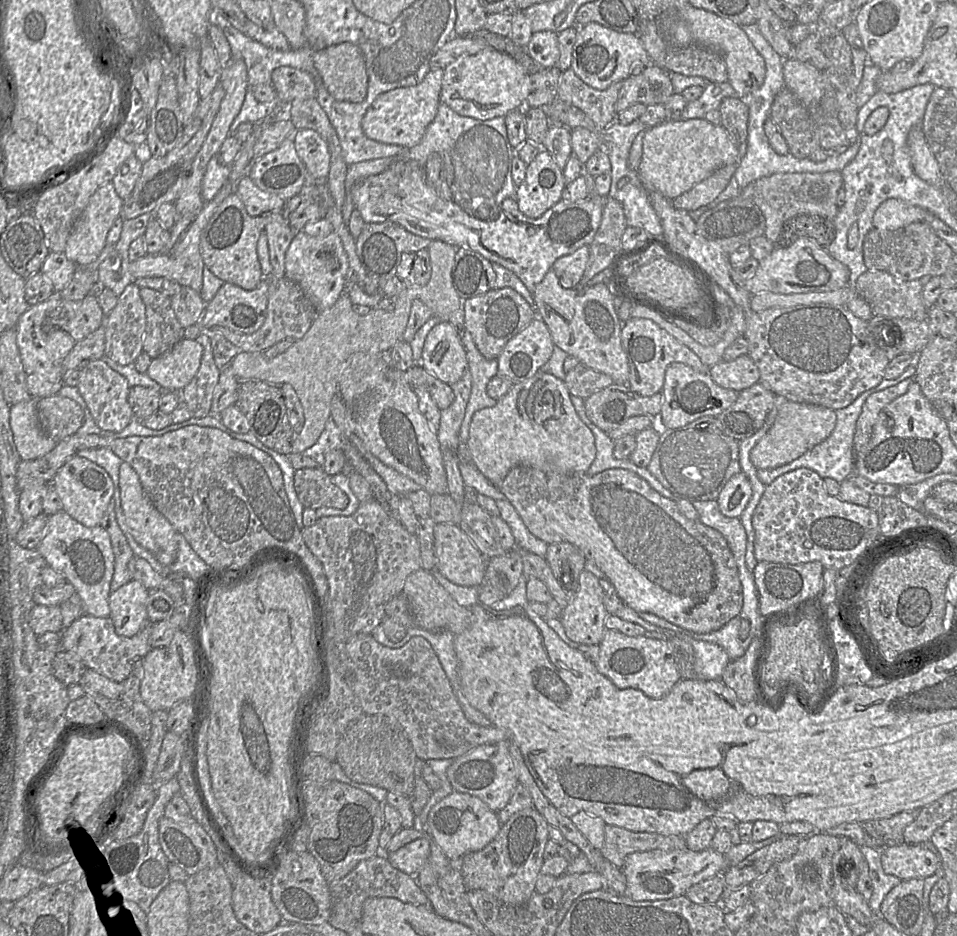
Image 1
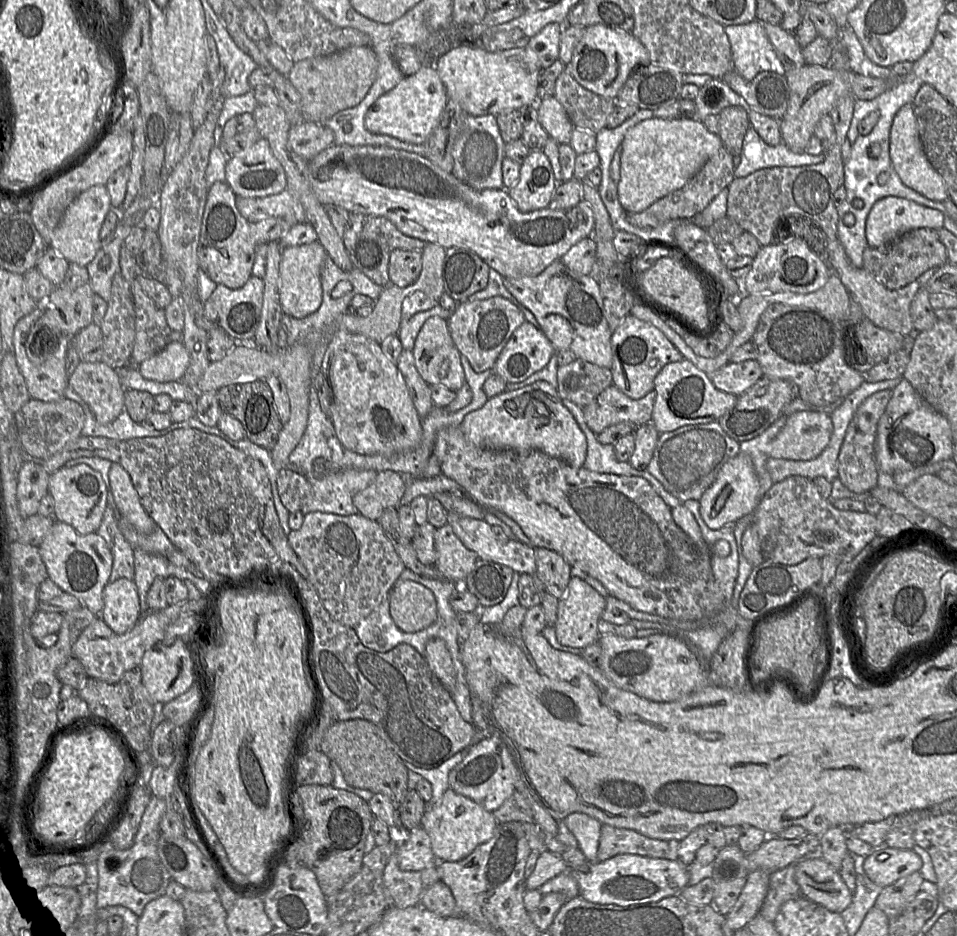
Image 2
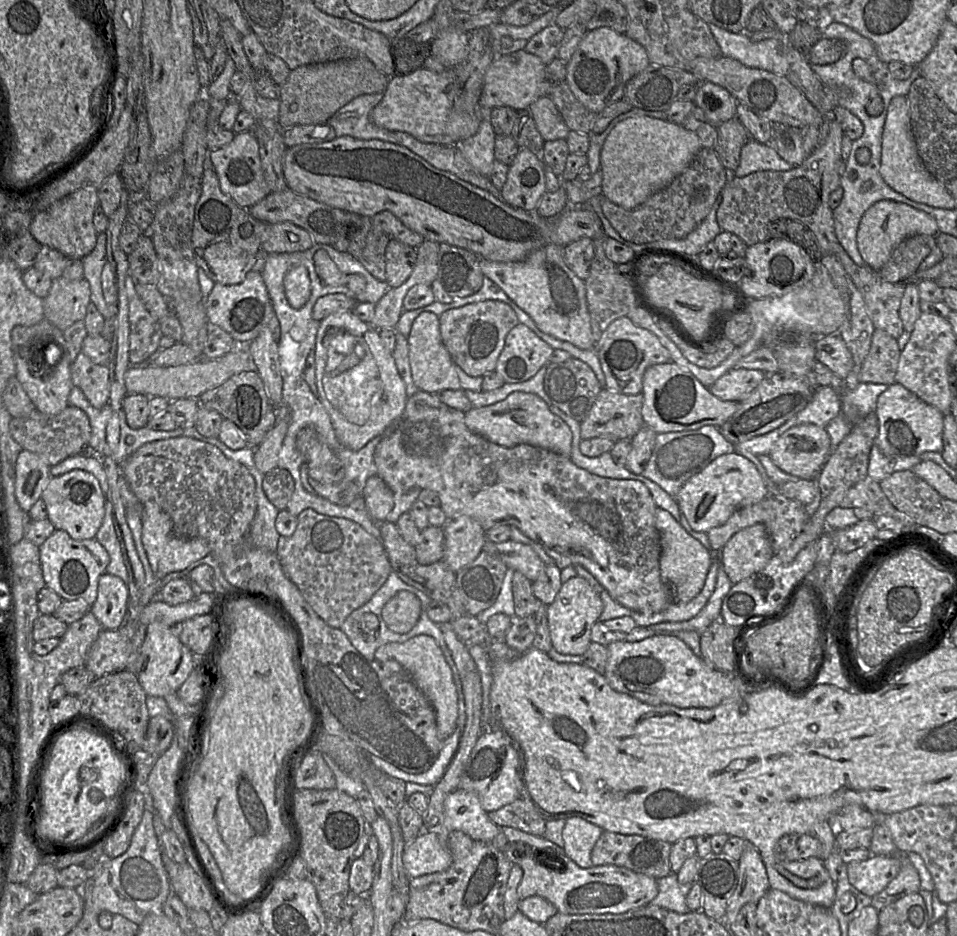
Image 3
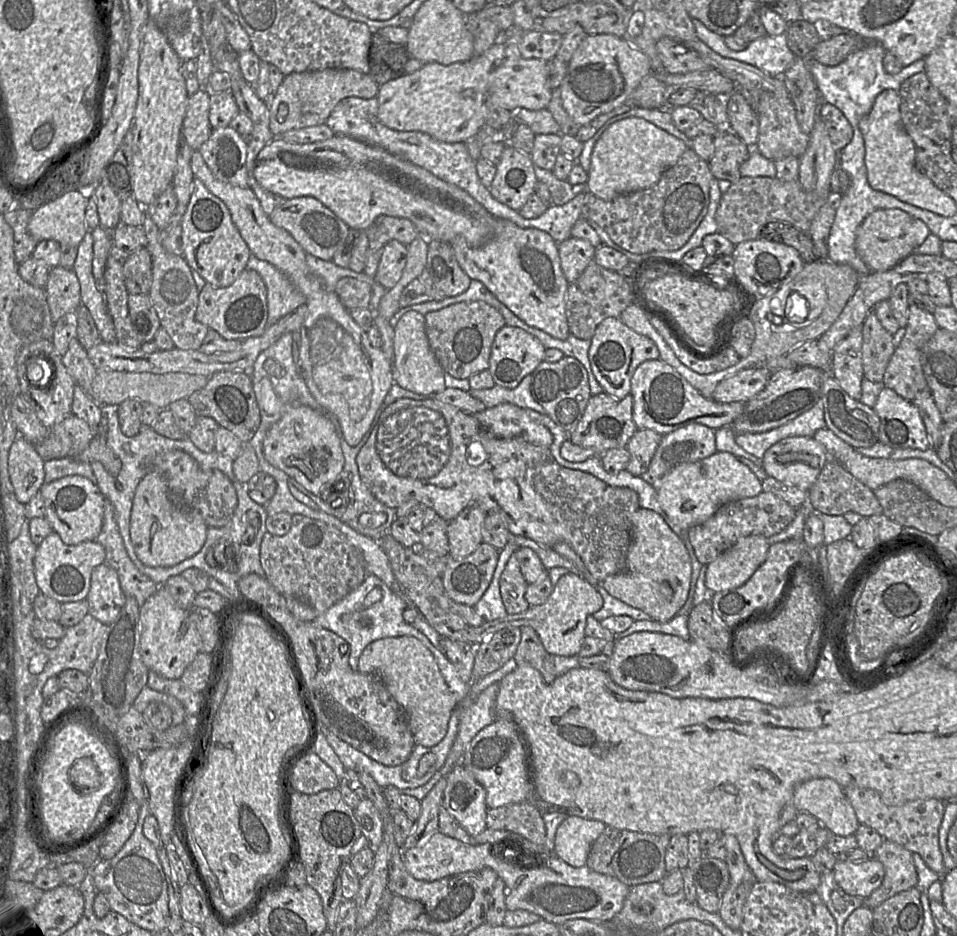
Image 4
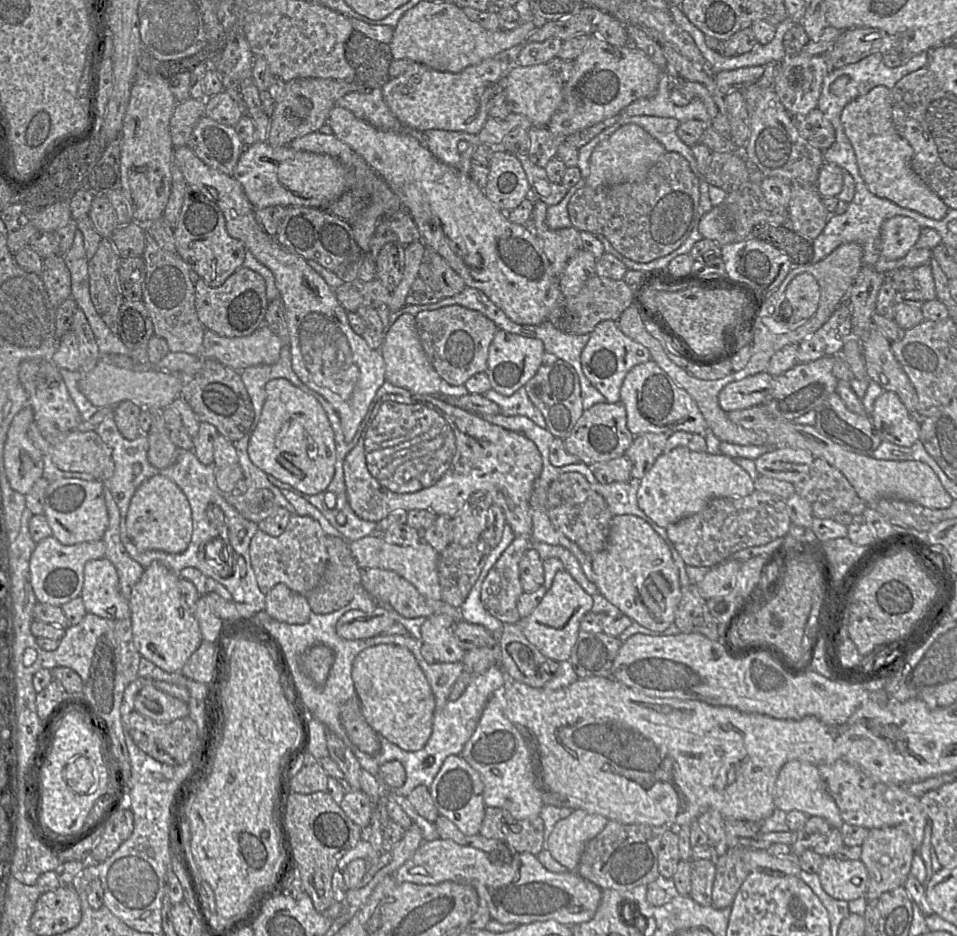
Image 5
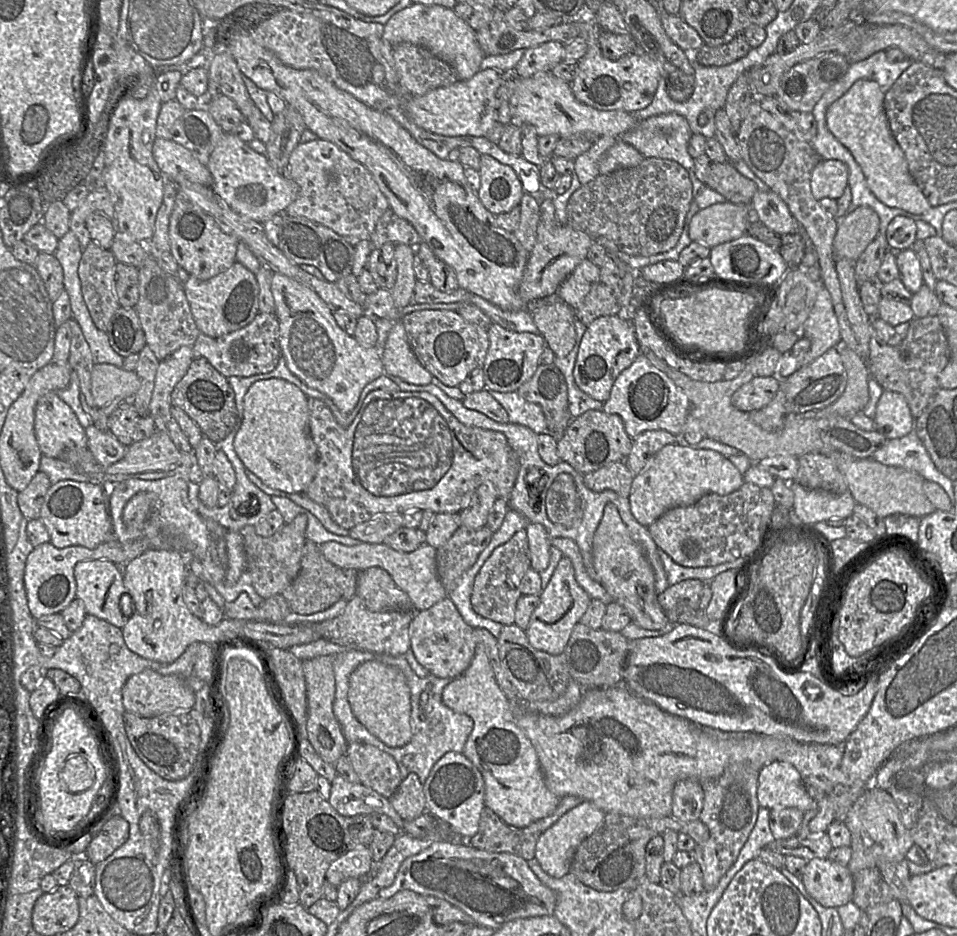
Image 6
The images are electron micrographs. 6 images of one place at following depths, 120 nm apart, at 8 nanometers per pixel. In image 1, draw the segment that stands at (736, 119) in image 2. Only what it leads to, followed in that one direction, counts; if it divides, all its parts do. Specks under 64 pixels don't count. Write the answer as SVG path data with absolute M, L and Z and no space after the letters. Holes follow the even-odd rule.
M726 97L719 107L721 124L739 147L747 141L749 107L738 97Z

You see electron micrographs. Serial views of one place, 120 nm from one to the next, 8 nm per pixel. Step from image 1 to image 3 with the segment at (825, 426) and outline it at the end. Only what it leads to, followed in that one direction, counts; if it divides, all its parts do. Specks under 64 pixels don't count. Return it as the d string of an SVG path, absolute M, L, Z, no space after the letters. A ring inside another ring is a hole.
M800 424L785 431L774 443L769 457L788 474L816 479L831 454L831 439L825 427Z

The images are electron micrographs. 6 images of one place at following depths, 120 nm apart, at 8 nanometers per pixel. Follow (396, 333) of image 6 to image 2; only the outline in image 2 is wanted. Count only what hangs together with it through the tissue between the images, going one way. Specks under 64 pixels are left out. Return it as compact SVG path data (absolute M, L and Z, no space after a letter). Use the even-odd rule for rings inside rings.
M438 316L428 318L419 331L413 348L416 368L430 385L441 384L457 392L466 382L461 364L461 353L453 342L447 319Z

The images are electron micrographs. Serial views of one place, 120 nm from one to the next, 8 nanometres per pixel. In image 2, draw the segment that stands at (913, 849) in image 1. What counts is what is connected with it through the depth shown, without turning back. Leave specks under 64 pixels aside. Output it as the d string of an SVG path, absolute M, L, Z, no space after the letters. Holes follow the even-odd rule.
M885 845L874 849L863 862L864 873L882 888L919 872L921 866L921 858L912 849L896 849Z

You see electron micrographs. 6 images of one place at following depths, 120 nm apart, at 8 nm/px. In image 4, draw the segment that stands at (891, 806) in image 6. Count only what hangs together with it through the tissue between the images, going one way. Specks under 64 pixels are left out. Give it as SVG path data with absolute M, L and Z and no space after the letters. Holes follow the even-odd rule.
M883 840L872 857L883 864L884 878L879 888L866 898L866 907L874 909L895 894L917 885L918 876L912 855L913 853L903 846Z

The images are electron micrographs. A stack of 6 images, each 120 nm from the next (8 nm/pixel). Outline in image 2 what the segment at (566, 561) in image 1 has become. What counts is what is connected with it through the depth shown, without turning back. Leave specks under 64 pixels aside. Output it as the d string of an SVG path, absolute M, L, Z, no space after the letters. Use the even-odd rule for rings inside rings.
M546 548L535 549L536 576L545 590L556 598L562 598L568 589L571 566L555 551Z

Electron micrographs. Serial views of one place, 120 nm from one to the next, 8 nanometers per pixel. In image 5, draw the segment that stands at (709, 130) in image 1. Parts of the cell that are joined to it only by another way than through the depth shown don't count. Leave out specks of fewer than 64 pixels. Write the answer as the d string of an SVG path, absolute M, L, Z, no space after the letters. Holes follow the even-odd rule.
M637 124L623 125L594 148L590 156L590 174L586 179L586 185L596 188L642 182L649 170L666 152L658 140Z

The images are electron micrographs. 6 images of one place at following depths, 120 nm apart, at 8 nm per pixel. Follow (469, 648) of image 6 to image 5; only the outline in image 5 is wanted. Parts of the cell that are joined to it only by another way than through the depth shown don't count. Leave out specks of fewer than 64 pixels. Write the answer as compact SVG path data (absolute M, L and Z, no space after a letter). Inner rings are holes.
M446 615L426 618L420 629L421 655L427 663L454 663L462 661L466 651L453 633L455 622Z

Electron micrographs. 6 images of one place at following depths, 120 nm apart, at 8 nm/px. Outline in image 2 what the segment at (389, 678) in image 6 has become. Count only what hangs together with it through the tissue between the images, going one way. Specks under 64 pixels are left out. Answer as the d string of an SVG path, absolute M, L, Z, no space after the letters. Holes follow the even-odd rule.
M440 638L430 639L425 645L423 657L435 677L452 695L456 685L456 672L444 641Z

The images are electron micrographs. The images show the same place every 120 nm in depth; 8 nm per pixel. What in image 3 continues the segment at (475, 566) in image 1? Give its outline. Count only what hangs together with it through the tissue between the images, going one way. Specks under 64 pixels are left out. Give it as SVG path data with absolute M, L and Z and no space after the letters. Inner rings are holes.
M470 517L449 520L443 531L442 562L456 573L478 557L485 543L486 531L479 522Z

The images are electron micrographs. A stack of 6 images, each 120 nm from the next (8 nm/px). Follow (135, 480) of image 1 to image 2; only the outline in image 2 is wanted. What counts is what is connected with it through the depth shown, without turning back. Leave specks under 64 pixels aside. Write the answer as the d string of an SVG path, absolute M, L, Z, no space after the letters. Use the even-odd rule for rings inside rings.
M112 463L109 479L115 503L122 516L139 532L151 533L157 526L143 508L128 472L118 463Z

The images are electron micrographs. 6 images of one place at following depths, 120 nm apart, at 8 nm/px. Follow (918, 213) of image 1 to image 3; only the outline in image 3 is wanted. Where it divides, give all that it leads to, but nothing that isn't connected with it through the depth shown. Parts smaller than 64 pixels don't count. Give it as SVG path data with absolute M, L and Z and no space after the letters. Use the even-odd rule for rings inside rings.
M886 199L876 202L864 213L856 241L865 265L873 270L879 270L888 262L894 249L905 238L916 234L936 236L938 233L937 221L930 214L905 203Z

